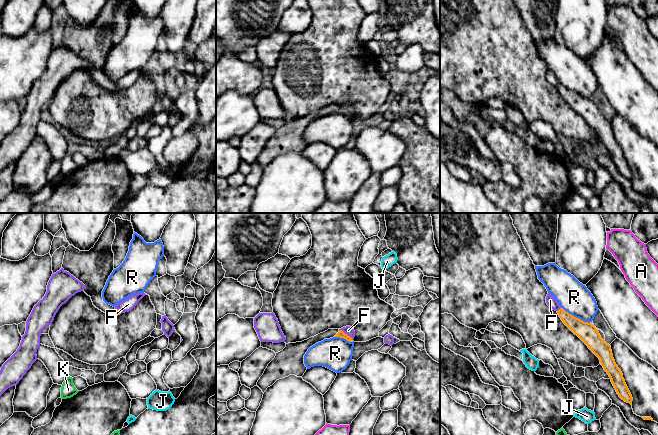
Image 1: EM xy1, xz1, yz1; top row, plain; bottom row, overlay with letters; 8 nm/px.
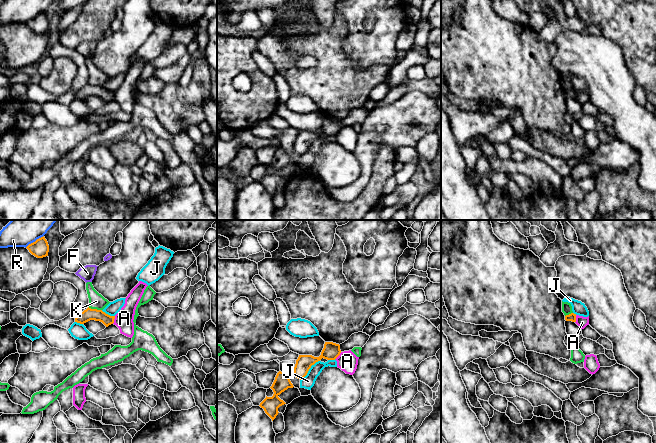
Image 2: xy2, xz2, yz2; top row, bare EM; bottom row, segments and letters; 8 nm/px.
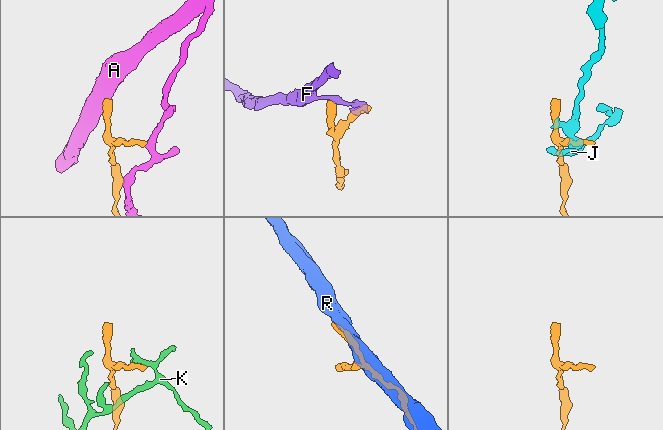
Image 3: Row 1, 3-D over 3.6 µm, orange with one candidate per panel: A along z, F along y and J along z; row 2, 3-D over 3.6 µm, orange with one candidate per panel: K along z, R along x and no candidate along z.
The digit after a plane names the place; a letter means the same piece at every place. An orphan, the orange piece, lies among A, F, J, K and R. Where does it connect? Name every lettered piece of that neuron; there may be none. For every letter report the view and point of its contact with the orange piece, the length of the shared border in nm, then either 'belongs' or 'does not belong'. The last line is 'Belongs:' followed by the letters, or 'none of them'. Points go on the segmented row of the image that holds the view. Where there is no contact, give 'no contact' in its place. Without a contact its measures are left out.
A: xy2 (113, 320) | 70 nm | does not belong
F: xz1 (346, 334) | 140 nm | does not belong
J: xz2 (309, 368) | 220 nm | does not belong
K: xy2 (95, 309) | 120 nm | does not belong
R: yz1 (575, 317) | 260 nm | does not belong
Belongs: none of them

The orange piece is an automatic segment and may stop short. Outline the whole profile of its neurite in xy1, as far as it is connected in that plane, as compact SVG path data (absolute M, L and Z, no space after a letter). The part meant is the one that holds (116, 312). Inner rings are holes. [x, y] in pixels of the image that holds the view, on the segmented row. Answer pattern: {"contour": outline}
{"contour": "M109 220L94 247L80 251L73 245L66 248L62 268L85 285L84 292L91 297L93 305L106 314L118 316L121 312L106 304L102 291L114 270L112 244L116 235L116 225Z"}

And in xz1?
{"contour": "M328 329L302 342L288 343L282 351L276 353L275 358L268 364L257 382L257 386L264 393L268 387L272 386L279 379L288 377L289 375L302 377L307 370L304 364L304 355L308 349L324 339L333 337L340 337L353 342L353 339L342 330Z"}

